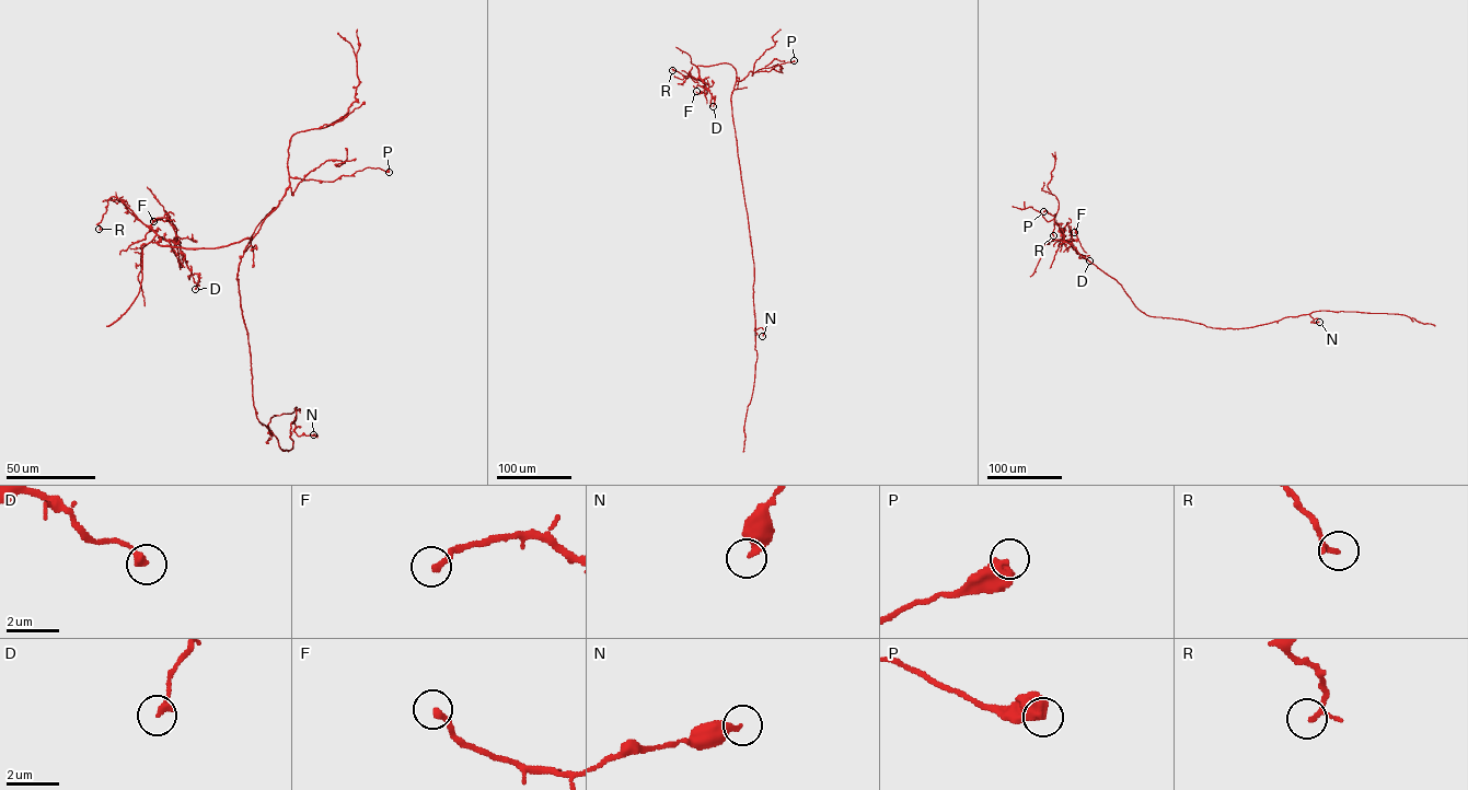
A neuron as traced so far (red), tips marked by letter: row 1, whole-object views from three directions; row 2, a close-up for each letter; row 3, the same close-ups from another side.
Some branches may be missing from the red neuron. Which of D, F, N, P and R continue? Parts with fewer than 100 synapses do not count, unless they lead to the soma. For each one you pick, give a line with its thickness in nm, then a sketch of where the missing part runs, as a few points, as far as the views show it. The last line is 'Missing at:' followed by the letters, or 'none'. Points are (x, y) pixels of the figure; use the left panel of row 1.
Missing at: none

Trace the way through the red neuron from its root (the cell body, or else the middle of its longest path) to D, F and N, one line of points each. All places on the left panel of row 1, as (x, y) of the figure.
D: (267, 428), (253, 405), (237, 279), (250, 239), (186, 248), (161, 239), (180, 245), (198, 275), (195, 289)
F: (267, 428), (253, 405), (237, 279), (250, 239), (161, 246), (177, 242), (176, 229), (153, 221)
N: (267, 428), (284, 451), (292, 448), (290, 423), (296, 416), (296, 433), (316, 437), (313, 434)

